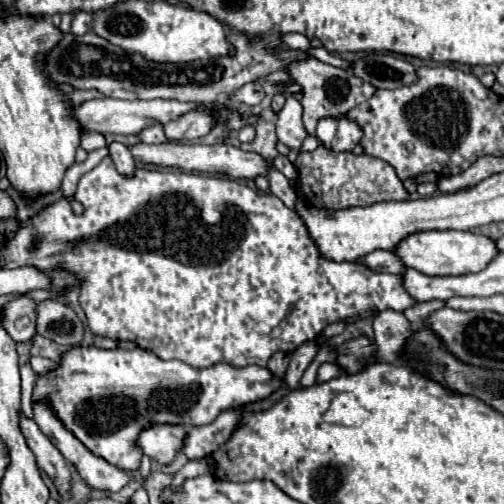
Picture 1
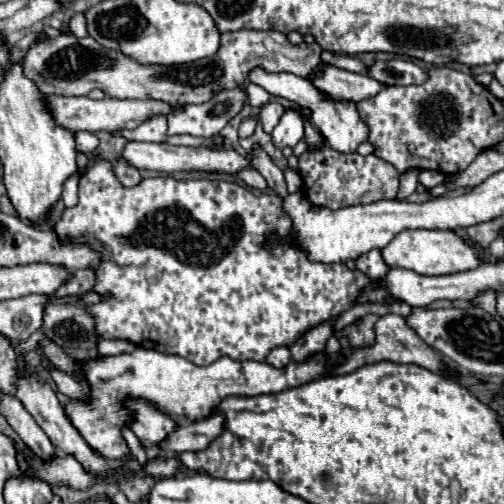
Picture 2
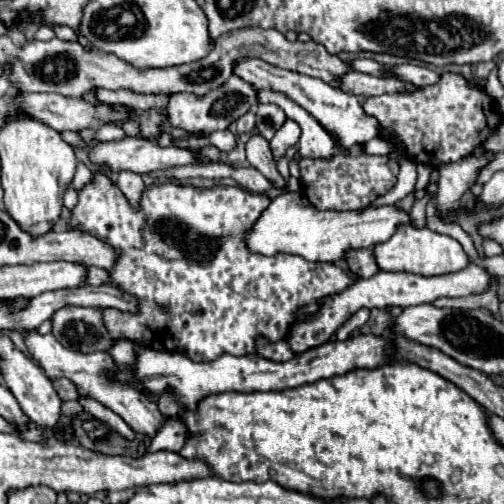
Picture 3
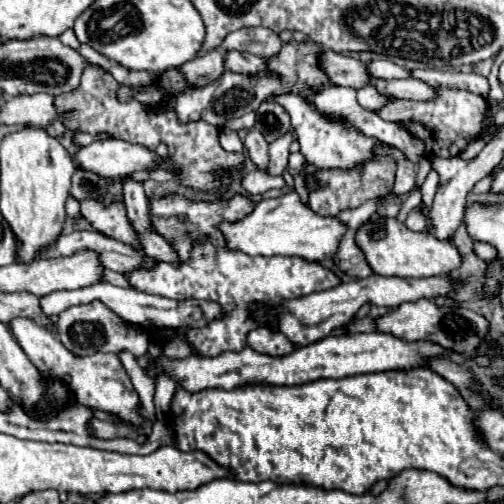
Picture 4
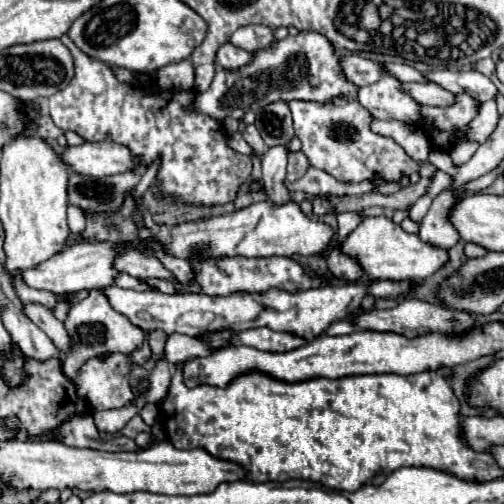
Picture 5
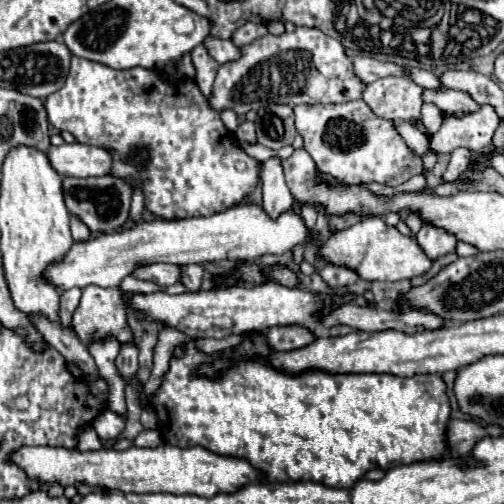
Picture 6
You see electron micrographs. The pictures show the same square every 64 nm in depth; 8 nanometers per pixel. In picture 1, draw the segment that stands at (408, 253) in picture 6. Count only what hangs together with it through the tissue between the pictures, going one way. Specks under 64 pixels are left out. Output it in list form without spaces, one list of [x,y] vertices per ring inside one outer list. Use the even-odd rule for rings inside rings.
[[[432,230],[416,232],[402,240],[394,250],[408,268],[416,268],[426,276],[466,276],[468,272],[482,272],[498,254],[496,242],[476,232],[454,232],[454,230]]]

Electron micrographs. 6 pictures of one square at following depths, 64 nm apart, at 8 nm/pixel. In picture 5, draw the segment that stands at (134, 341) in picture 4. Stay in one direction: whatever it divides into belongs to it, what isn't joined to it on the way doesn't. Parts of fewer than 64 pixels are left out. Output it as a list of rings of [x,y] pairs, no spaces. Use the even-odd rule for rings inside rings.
[[[90,290],[90,296],[78,304],[74,304],[64,320],[64,328],[70,336],[70,344],[72,348],[68,350],[68,360],[64,364],[64,376],[68,376],[68,380],[76,378],[78,368],[94,356],[106,354],[106,352],[120,352],[120,354],[132,354],[134,350],[140,350],[144,344],[144,332],[140,328],[136,328],[130,320],[126,320],[122,314],[118,314],[108,300],[98,292],[98,290]]]

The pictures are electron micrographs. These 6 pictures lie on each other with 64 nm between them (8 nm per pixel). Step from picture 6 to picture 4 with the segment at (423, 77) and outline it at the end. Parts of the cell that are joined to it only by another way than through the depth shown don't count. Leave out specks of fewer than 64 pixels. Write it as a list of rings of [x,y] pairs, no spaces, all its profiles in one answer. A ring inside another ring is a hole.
[[[370,60],[370,62],[366,62],[366,68],[368,68],[368,72],[372,72],[374,78],[408,78],[410,76],[408,68],[396,66],[386,60]]]

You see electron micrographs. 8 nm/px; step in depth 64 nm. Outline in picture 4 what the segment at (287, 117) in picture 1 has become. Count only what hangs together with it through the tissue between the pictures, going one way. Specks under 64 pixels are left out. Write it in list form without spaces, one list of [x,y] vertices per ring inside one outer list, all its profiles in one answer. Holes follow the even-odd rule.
[[[288,130],[284,136],[280,136],[278,140],[274,140],[270,144],[270,170],[268,174],[280,176],[288,164],[288,146],[294,142],[294,130]]]

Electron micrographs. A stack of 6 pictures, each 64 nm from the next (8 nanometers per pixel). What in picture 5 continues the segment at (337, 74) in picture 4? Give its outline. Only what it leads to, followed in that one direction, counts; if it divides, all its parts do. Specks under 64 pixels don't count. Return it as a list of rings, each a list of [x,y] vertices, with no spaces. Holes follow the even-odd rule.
[[[348,54],[348,56],[340,56],[340,60],[344,60],[344,76],[348,76],[348,80],[352,80],[352,84],[356,84],[358,88],[374,84],[384,76],[380,64],[366,60],[362,56]]]

